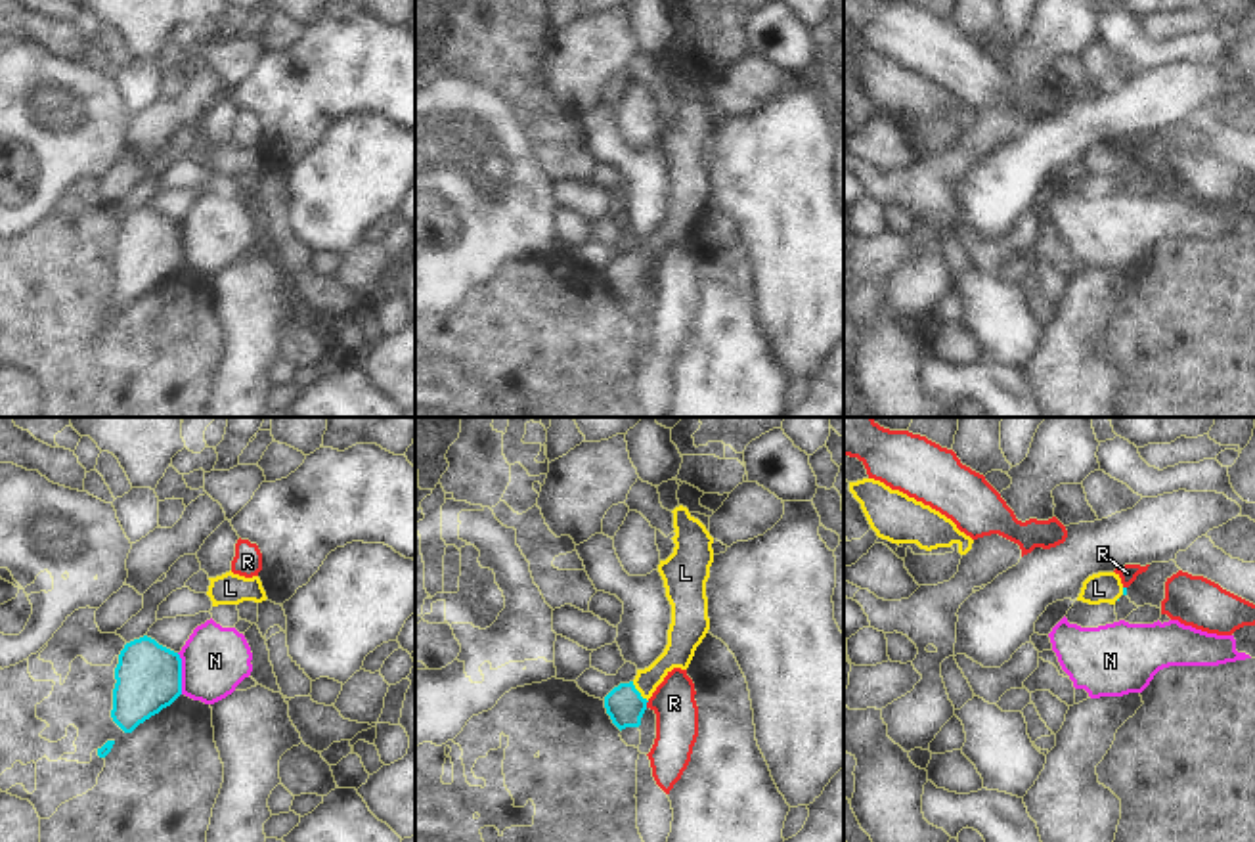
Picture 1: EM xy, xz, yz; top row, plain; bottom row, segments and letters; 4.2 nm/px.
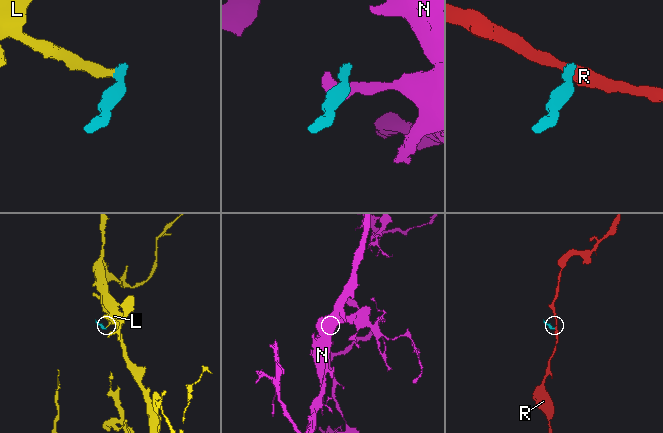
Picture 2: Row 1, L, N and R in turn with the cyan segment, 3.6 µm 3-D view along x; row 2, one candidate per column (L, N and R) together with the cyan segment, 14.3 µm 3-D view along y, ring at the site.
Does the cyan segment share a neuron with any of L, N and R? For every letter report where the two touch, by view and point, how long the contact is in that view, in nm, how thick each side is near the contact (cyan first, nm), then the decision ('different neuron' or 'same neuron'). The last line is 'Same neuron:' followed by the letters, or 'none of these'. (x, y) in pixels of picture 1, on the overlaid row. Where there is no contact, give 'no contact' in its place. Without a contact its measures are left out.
L: contact xz (638, 691); length 110 nm; calibres 160 and 120 nm; same neuron
N: contact xy (180, 674); length 180 nm; calibres 280 and 280 nm; different neuron
R: contact xz (645, 705); length 40 nm; calibres 160 and 180 nm; different neuron
Same neuron: L

